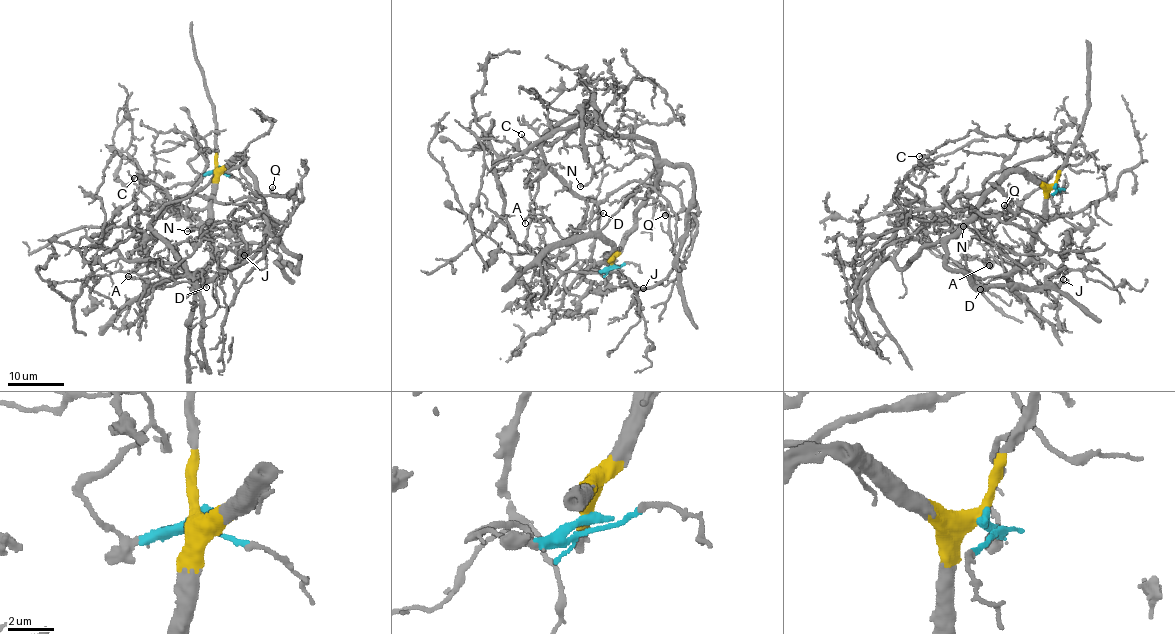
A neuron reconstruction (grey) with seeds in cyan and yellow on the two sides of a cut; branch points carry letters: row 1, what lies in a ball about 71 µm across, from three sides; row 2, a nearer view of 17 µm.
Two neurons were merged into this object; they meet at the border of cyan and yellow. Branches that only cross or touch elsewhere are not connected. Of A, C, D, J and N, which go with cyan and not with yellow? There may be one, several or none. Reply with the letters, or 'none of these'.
C

